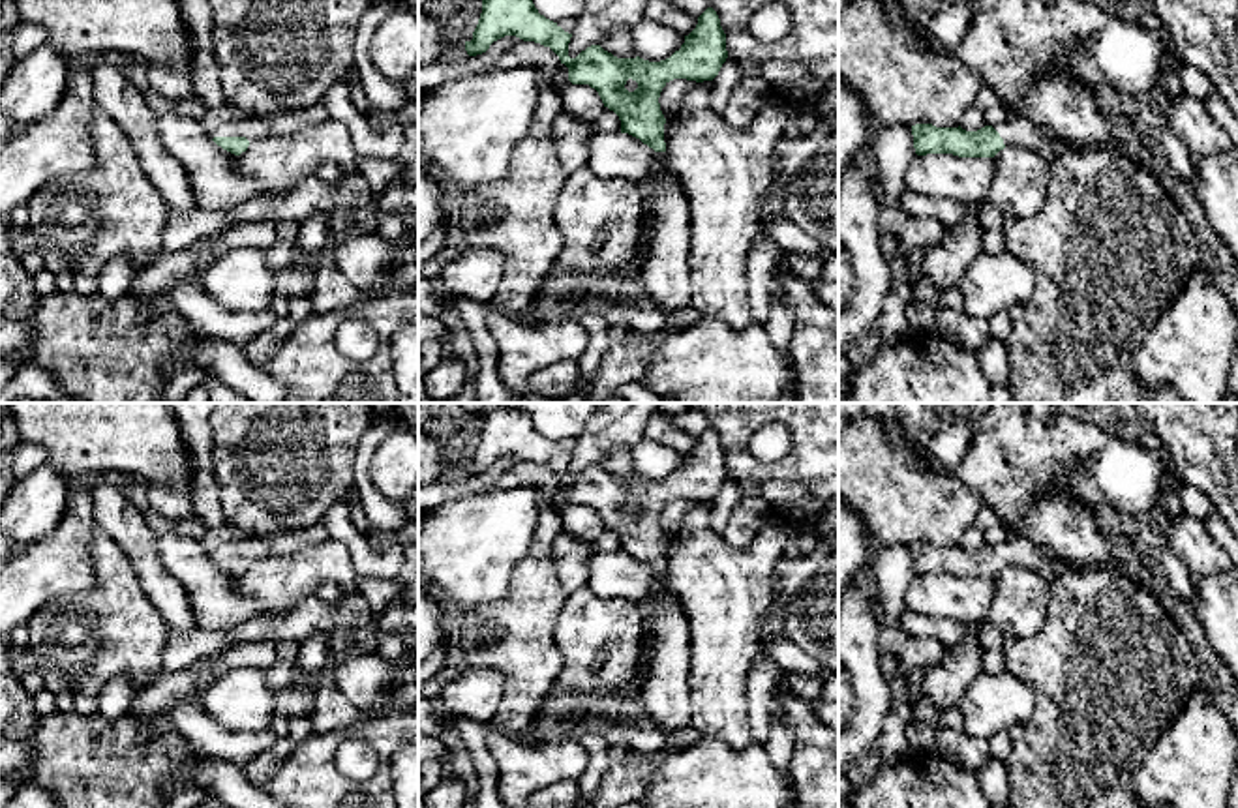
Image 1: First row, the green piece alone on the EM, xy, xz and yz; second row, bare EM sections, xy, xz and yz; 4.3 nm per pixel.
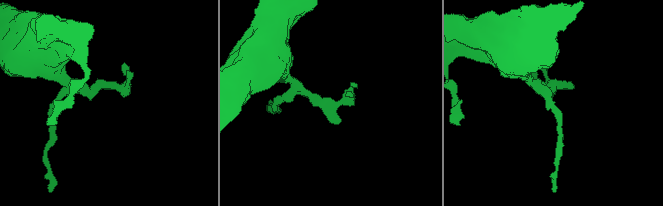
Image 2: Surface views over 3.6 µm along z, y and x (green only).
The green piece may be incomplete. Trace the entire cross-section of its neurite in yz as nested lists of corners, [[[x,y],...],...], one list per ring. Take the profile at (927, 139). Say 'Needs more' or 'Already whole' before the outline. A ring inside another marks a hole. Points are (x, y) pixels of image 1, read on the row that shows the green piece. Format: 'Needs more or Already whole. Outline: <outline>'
Needs more. Outline: [[[1009,116],[998,126],[977,131],[959,127],[936,127],[932,124],[912,126],[917,156],[953,154],[959,157],[994,157],[1005,146],[1024,146],[1043,157],[1064,152],[1064,144],[1049,141],[1030,120]]]

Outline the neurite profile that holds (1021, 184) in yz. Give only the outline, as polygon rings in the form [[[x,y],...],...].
[[[1005,146],[994,156],[996,178],[989,202],[1009,216],[1039,214],[1049,191],[1049,157],[1024,148]]]

